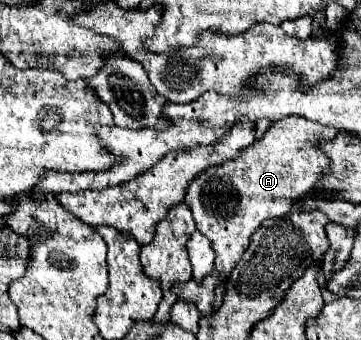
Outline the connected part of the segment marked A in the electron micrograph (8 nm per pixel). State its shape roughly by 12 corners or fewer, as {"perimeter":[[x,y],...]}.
{"perimeter":[[271,123],[239,159],[193,179],[185,203],[211,241],[223,303],[251,235],[331,165],[337,129]]}

